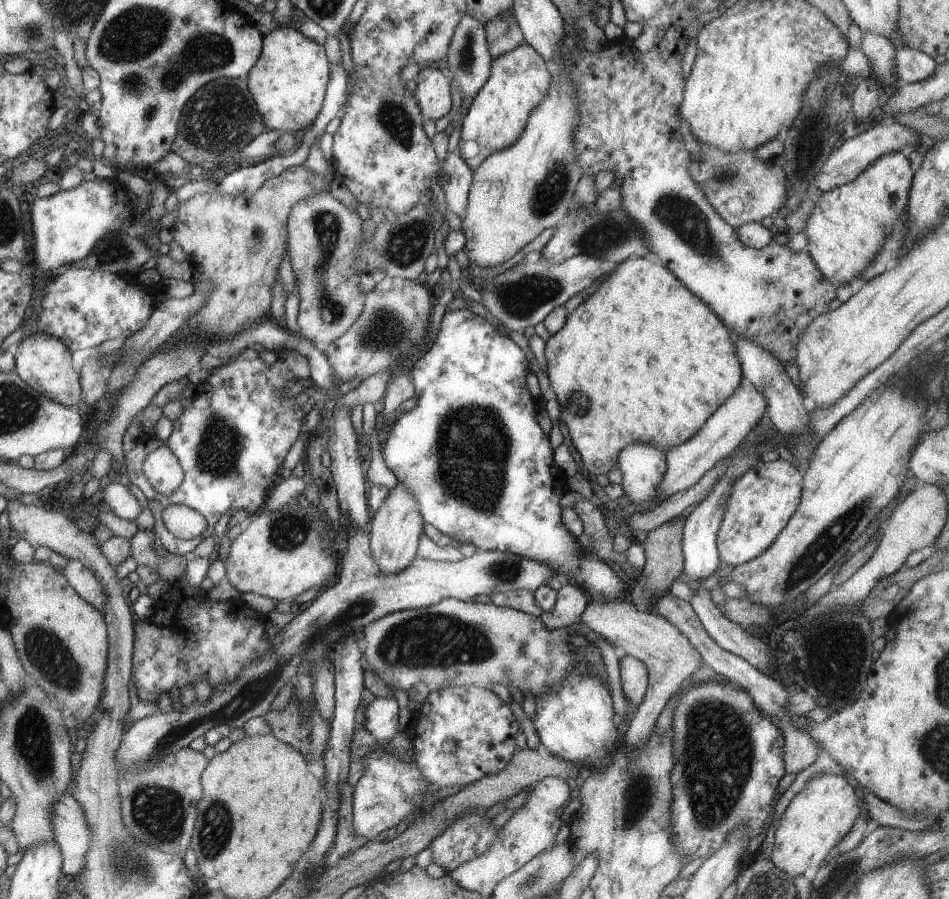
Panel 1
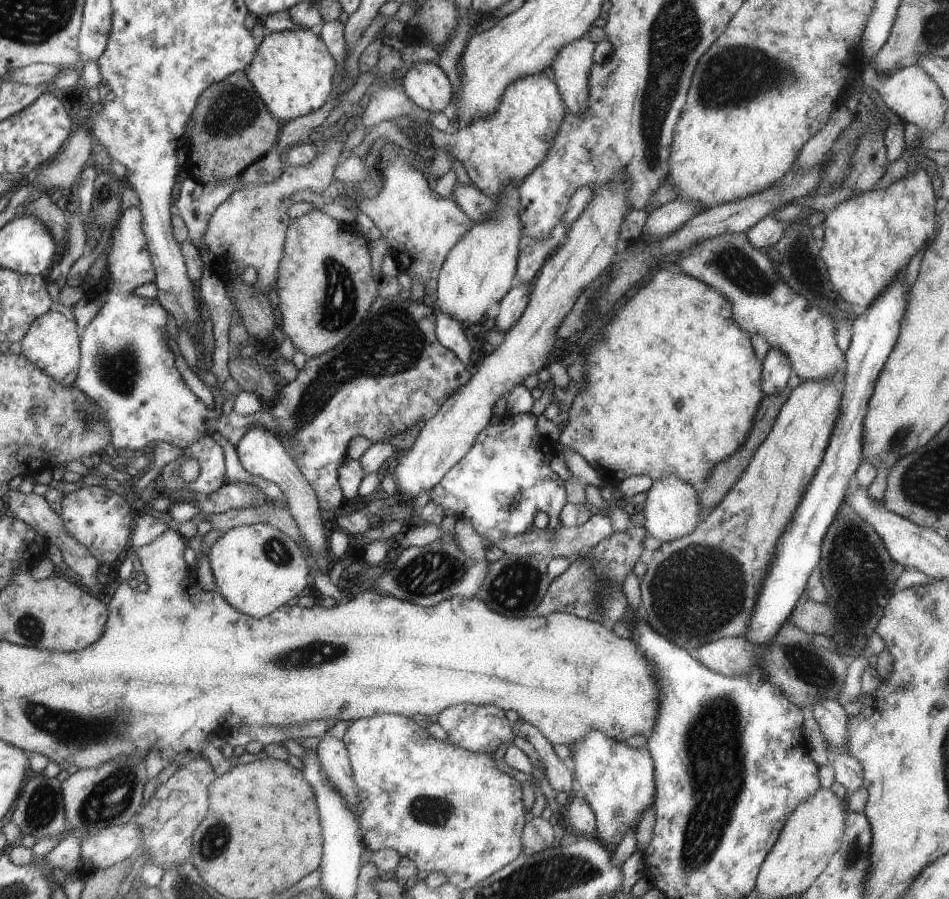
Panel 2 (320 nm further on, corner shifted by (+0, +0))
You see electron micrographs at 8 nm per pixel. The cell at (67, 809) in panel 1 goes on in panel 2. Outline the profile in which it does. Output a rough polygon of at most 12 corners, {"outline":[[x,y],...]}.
{"outline":[[134,821],[80,843],[86,871],[130,858],[142,842]]}

